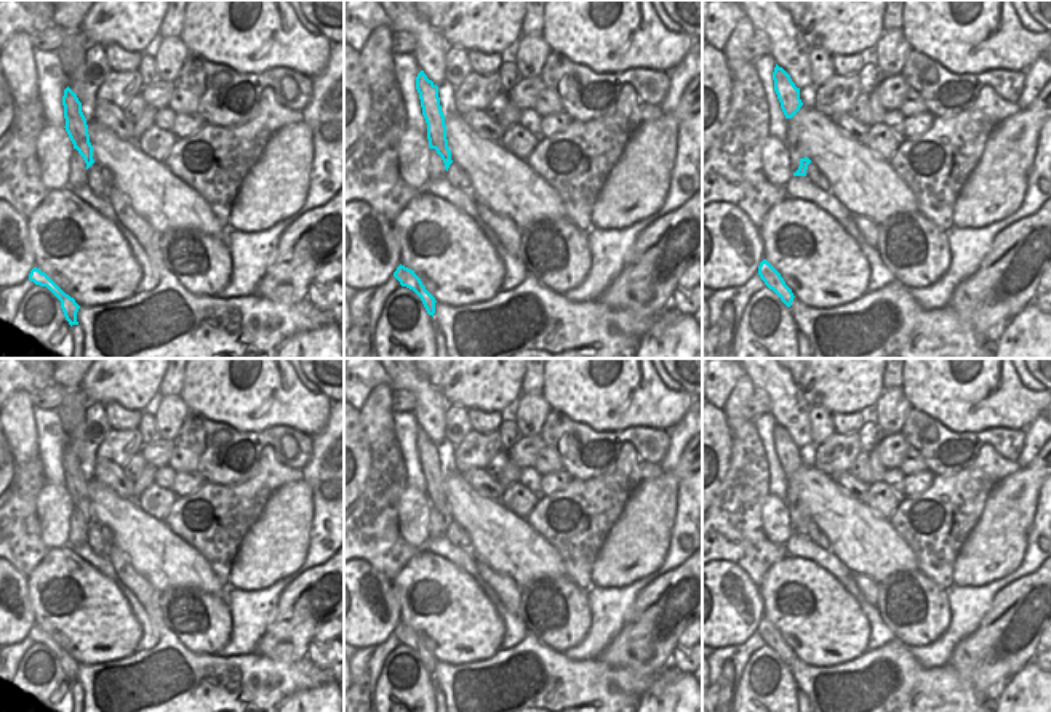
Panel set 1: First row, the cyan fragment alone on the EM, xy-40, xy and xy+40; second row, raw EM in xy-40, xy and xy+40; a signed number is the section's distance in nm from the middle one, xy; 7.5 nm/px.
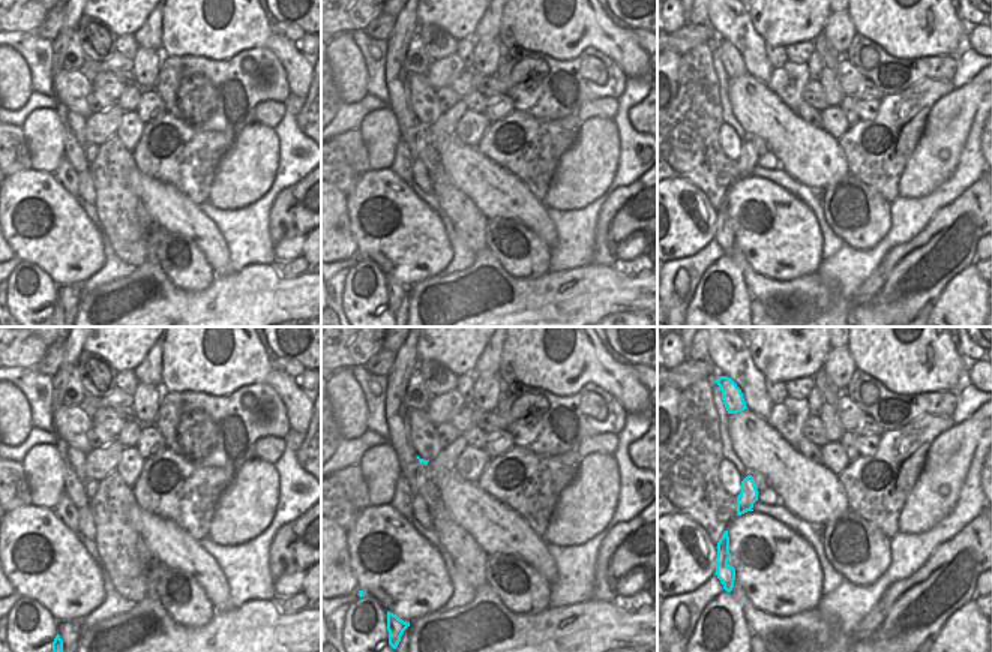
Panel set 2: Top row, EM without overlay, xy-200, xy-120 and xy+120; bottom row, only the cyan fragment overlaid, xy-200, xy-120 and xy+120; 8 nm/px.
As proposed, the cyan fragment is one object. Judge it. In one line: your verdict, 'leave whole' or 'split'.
leave whole

